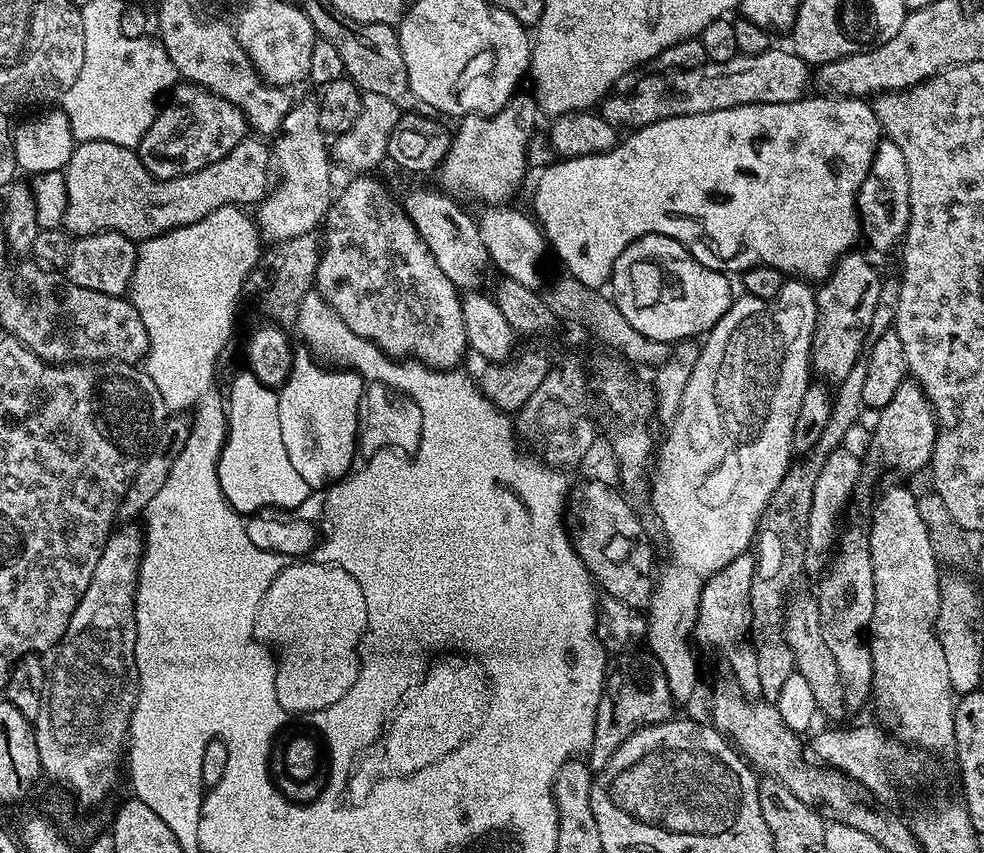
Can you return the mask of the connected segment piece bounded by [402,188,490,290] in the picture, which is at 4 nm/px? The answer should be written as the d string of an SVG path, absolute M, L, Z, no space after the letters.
M412 188L405 194L402 199L402 207L404 212L410 219L412 225L418 230L418 234L426 246L430 250L430 254L434 258L434 262L438 262L438 268L442 270L442 274L446 274L446 278L450 278L450 282L458 290L476 290L481 287L480 271L484 267L489 267L490 261L488 251L480 237L480 228L475 219L472 220L459 208L457 201L451 195L445 194L443 191L430 188Z

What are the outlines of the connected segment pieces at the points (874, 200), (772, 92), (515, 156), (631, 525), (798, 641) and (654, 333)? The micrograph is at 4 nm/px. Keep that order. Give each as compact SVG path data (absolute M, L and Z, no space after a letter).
M881 139L877 146L872 169L856 193L856 210L863 235L878 251L888 252L903 241L910 222L910 170L906 170L906 158L893 140Z
M773 46L767 48L762 54L735 56L730 62L718 62L717 64L706 62L701 68L672 68L668 72L644 74L644 77L625 96L609 95L599 105L598 115L618 130L623 129L623 124L628 127L628 130L635 130L666 118L678 118L690 114L710 114L714 110L730 110L747 104L785 104L802 100L809 91L809 89L807 90L808 84L810 88L809 64L802 58L798 58L795 52L791 50L783 52L779 46Z
M513 95L508 105L501 112L493 116L465 116L459 121L460 129L451 137L448 153L439 166L439 187L453 197L465 196L468 200L481 200L484 206L504 206L509 203L508 196L512 196L520 188L524 175L530 172L527 162L527 144L537 131L536 116L538 109L535 99L531 95Z
M588 480L578 488L573 487L566 505L566 527L572 545L576 547L581 562L592 573L593 581L603 591L605 588L604 592L609 597L625 603L632 609L644 610L652 599L654 577L658 572L657 565L652 565L652 544L644 537L644 524L636 517L632 510L633 505L615 487L613 488L600 480Z
M815 595L796 596L787 601L784 609L784 633L786 642L790 642L790 650L794 654L796 671L810 682L810 690L814 693L819 715L829 716L832 722L840 722L846 715L844 707L844 691L840 685L840 671L837 663L834 662L834 654L830 654L830 646L822 642L822 622L820 621L820 611L816 605Z
M646 234L618 254L612 267L610 296L622 318L638 334L671 345L708 333L723 318L734 299L728 280L731 279L725 273L702 266L674 238Z

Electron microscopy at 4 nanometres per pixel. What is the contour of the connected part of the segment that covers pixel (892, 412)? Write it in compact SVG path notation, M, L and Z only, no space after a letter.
M905 378L894 393L894 398L879 409L877 416L880 417L872 432L872 452L886 467L896 472L916 472L931 465L936 441L936 411L915 380Z

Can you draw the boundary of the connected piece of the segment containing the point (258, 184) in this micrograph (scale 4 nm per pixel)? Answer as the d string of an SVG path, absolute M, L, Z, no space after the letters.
M245 138L220 161L197 172L174 177L172 180L158 180L152 177L137 153L126 146L118 146L114 142L101 140L86 140L77 143L67 168L63 169L68 197L62 227L65 232L76 238L89 236L95 232L117 232L133 242L143 242L160 236L163 232L185 228L187 224L198 222L206 218L206 214L227 204L259 205L260 201L269 195L268 171L271 173L274 168L273 153L269 145L267 148L263 143L267 144L260 138Z

